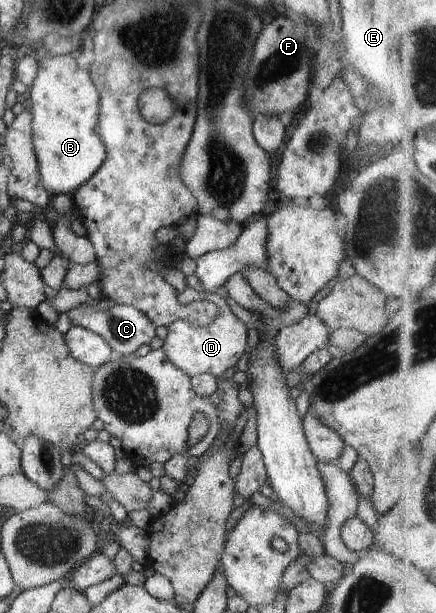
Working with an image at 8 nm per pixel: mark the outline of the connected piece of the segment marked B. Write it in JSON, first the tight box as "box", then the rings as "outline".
{"box":[29,51,107,196],"outline":[[[37,51],[39,58],[38,71],[30,86],[29,98],[32,114],[32,139],[37,162],[39,163],[40,181],[46,188],[49,196],[71,195],[85,181],[88,181],[105,162],[107,153],[105,143],[99,136],[98,118],[100,116],[100,96],[96,86],[89,77],[87,69],[81,69],[77,65],[76,58],[70,54],[52,55],[43,51]]]}

